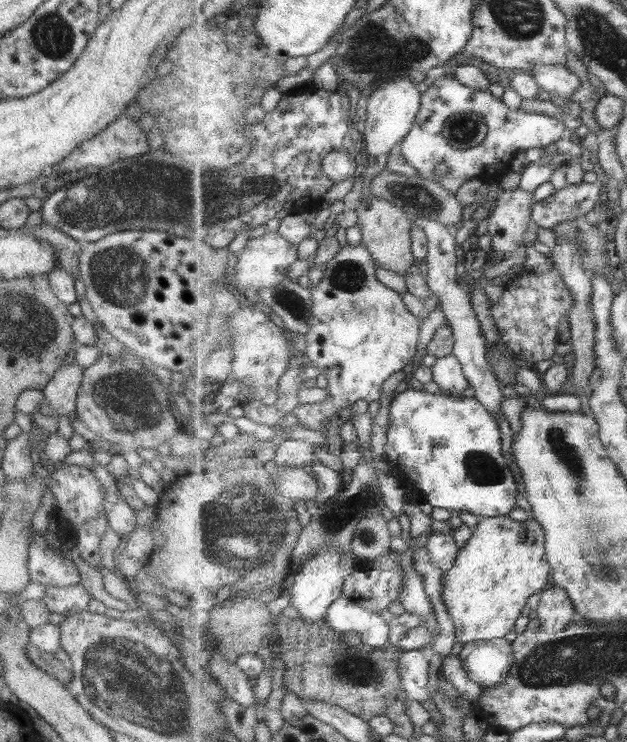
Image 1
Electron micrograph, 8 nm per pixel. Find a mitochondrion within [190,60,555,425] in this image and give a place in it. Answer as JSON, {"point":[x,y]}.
{"point":[419,199]}

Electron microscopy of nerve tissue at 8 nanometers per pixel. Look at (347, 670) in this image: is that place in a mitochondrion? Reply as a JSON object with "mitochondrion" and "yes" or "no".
{"mitochondrion":"yes"}

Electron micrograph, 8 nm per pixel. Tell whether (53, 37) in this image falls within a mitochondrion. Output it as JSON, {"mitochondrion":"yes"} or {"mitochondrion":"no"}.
{"mitochondrion":"yes"}

